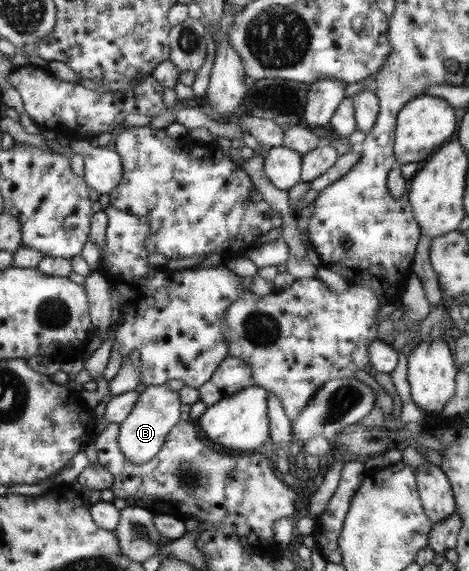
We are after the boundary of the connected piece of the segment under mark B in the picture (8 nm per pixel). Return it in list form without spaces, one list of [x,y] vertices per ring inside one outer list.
[[[165,383],[148,386],[140,394],[129,416],[120,424],[118,445],[123,456],[133,464],[145,464],[153,460],[166,444],[170,430],[180,421],[181,404],[178,392],[169,391]]]

